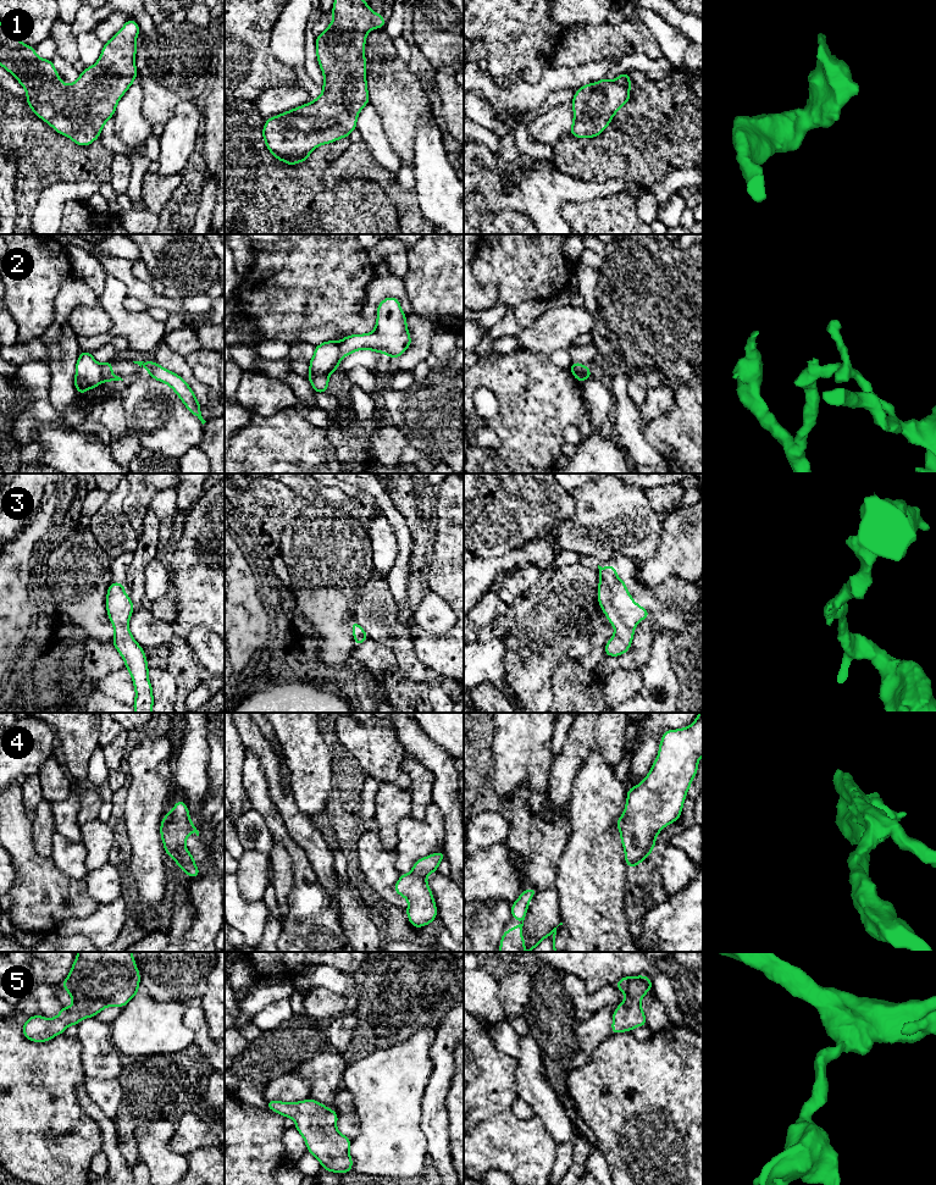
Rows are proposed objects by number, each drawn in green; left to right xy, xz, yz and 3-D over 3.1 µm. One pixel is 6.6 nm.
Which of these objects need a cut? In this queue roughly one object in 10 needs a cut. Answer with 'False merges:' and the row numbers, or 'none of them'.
False merges: 2

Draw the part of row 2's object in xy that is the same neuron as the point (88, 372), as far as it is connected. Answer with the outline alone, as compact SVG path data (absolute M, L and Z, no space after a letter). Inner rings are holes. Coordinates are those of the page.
M81 351L76 364L74 377L74 386L78 394L84 394L85 391L96 388L101 382L101 365L94 360L92 353Z

